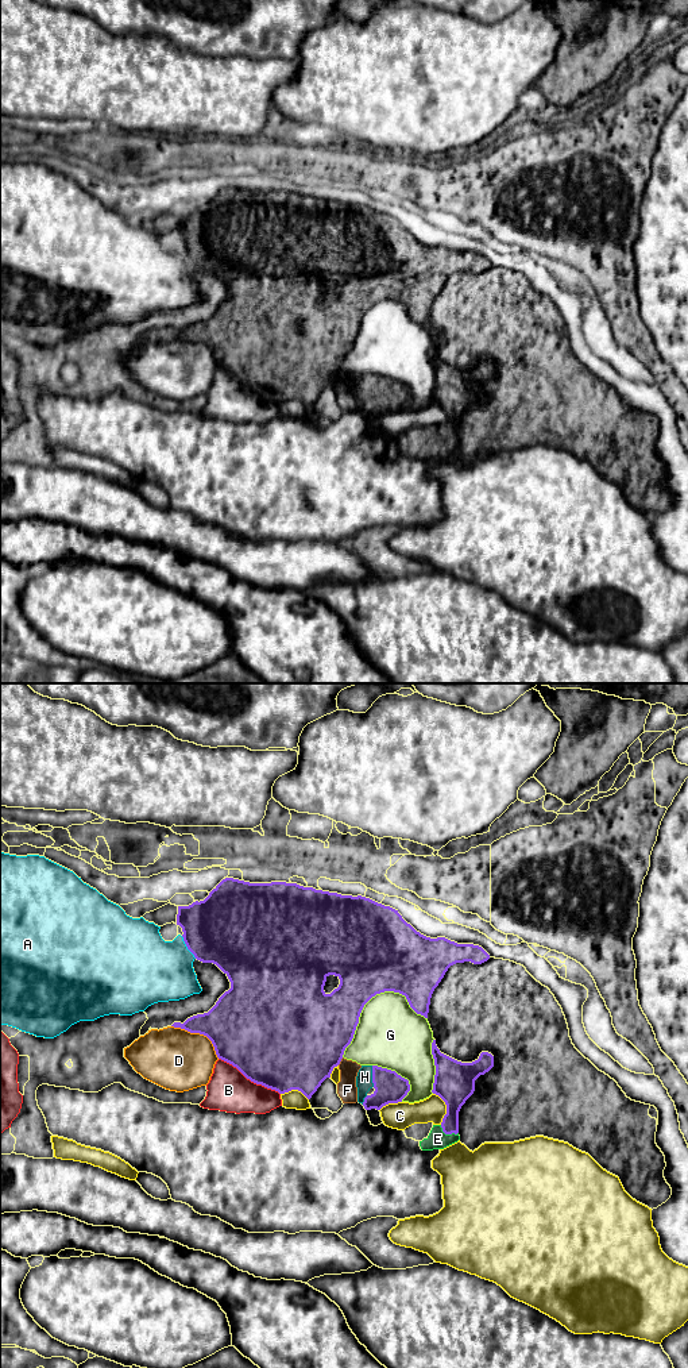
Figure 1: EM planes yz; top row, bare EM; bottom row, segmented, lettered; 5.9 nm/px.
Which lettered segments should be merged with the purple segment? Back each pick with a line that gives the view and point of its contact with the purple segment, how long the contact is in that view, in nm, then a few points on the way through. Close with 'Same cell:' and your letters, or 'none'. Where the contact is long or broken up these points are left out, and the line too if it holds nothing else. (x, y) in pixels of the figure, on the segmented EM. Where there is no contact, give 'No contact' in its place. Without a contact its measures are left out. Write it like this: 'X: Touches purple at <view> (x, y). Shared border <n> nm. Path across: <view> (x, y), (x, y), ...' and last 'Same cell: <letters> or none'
E: Touches purple at yz (448, 1133). Shared border 120 nm
H: Touches purple at yz (373, 1076). Shared border 130 nm
Same cell: E, H

